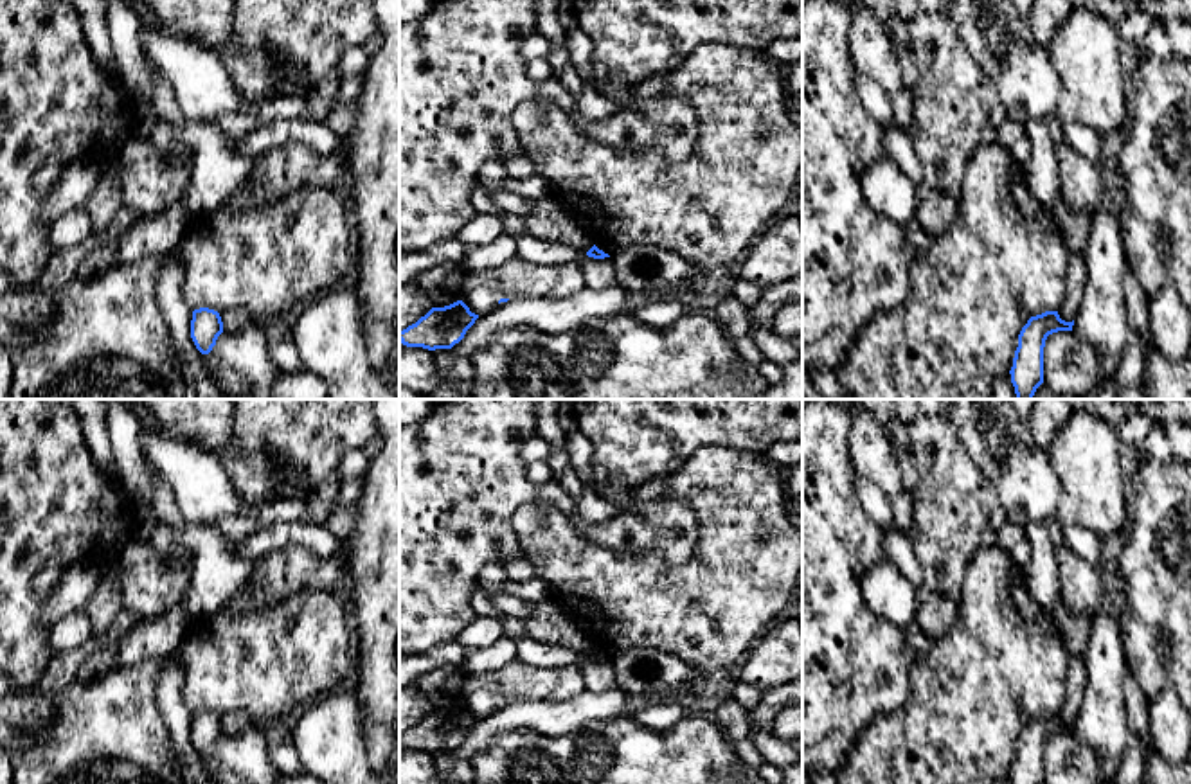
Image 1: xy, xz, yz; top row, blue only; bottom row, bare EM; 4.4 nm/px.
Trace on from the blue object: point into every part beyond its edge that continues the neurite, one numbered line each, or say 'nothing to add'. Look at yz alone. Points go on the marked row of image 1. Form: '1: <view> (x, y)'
nothing to add

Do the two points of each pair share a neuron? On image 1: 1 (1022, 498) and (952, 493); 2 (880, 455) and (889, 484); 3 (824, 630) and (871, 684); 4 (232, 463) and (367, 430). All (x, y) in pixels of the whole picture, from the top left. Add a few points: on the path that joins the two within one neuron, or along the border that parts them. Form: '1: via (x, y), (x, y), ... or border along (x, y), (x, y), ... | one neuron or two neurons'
1: border along (974, 461), (999, 504) | two neurons
2: via (880, 463), (887, 477) | one neuron
3: via (830, 642), (859, 671) | one neuron
4: border along (229, 445), (240, 454), (263, 454), (286, 491) | two neurons

